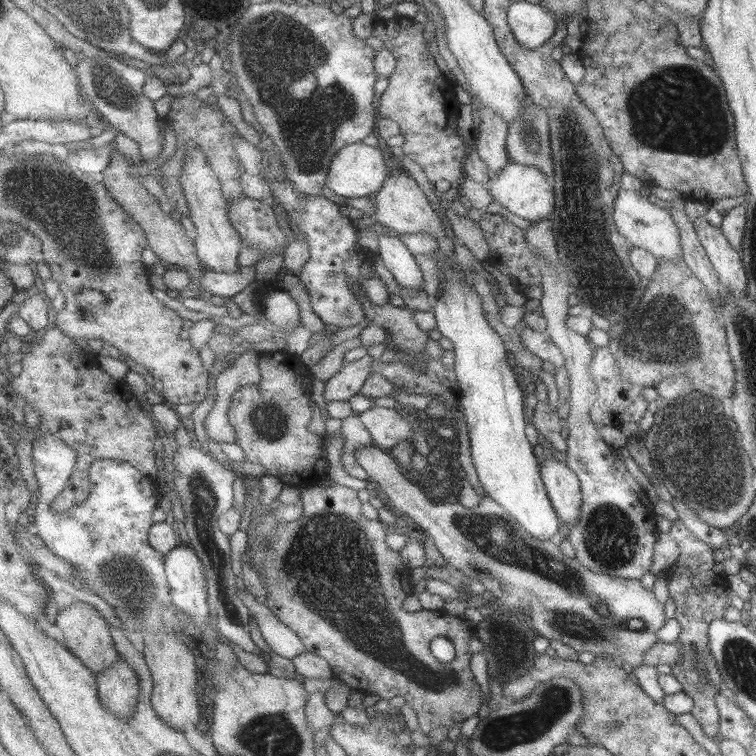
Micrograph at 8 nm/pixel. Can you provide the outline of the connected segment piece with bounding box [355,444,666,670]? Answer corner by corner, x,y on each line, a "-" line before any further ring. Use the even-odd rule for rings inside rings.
375,444
373,446
364,446
363,448
358,448
358,450
355,452
355,458
360,466
368,473
368,478
371,478
373,481
375,481
376,487
380,491
382,497
386,500
387,505
389,505
399,516
409,520
409,526
416,527
425,534
428,534
428,536
430,536
435,542
436,548
440,551
440,554
443,556
444,560
449,566
454,566
464,573
469,578
470,582
478,581
483,583
487,593
491,593
497,598
498,608
506,610
512,609
514,611
522,612
522,608
525,608
525,606
530,606
529,610
531,610
531,622
533,623
534,627
539,629
541,636
546,637
549,640
559,640
559,642
570,646
577,652
591,652
591,654
594,654
597,657
613,658
615,656
619,656
623,660
624,667
626,667
628,670
642,664
642,654
651,645
653,645
655,641
657,641
655,632
657,632
657,630
659,630
659,628
665,624
666,619
664,616
664,606
657,602
657,599
655,599
655,595
653,595
652,591
647,591
641,587
639,579
629,580
591,572
591,569
585,568
582,564
579,564
578,560
563,555
558,547
558,539
549,539
544,541
543,539
533,536
530,532
527,532
527,529
523,528
522,524
519,524
517,519
488,493
485,498
483,498
483,504
479,504
479,506
476,506
475,508
467,508
460,503
438,504
436,499
427,496
427,494
423,492
423,488
421,488
421,486
417,486
417,484
413,484
413,482
409,480
404,468
399,464
399,461
397,461
397,459
390,454
389,451
379,448

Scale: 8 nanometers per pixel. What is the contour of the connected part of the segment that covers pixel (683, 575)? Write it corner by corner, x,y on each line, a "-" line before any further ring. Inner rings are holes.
678,518
671,520
667,532
679,550
673,566
667,571
667,592
668,598
675,605
674,618
680,627
675,642
679,656
668,665
671,675
684,684
685,691
690,691
693,701
690,713
693,718
702,726
702,731
708,737
715,738
718,733
719,715
714,696
723,685
723,679
710,651
708,627
713,620
724,619
725,608
730,606
728,581
724,574
713,572
713,548
696,539

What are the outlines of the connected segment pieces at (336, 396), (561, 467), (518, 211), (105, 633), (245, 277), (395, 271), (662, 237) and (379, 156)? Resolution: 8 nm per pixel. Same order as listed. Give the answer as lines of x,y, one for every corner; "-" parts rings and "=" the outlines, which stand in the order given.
363,356
361,360
350,365
349,370
340,371
336,376
333,376
325,384
325,407
329,406
329,402
350,401
353,395
357,395
371,376
368,373
371,362
371,357
=
557,454
545,457
541,466
554,511
558,519
570,528
578,522
582,508
581,482
=
515,161
507,163
498,173
491,174
489,189
494,200
511,213
530,221
545,221
554,206
553,184
549,184
547,175
536,166
527,166
=
75,601
67,610
56,617
56,625
66,639
66,646
75,656
78,656
97,676
108,670
120,659
120,652
115,646
111,626
99,614
99,609
83,601
=
255,265
242,266
237,272
219,272
208,269
201,285
217,296
232,297
239,294
249,284
256,284
257,270
=
396,233
379,235
379,254
386,268
393,274
400,288
424,290
425,279
415,254
=
619,189
616,192
613,206
613,219
618,233
626,238
632,247
639,247
650,252
657,259
674,261
682,260
678,245
678,228
668,211
653,199
641,196
637,191
=
363,142
349,144
332,160
326,186
345,198
361,198
362,196
373,198
386,183
388,172
385,154
379,148
363,144

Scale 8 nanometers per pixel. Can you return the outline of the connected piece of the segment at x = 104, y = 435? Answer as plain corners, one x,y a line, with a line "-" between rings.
54,327
46,331
41,342
31,350
23,350
17,357
22,363
22,373
11,379
9,388
15,397
21,396
27,404
40,416
40,432
44,436
55,435
72,446
77,453
78,460
71,476
70,484
63,494
55,497
52,508
54,512
65,512
87,502
91,494
91,482
89,482
89,468
99,459
126,460
135,465
143,475
156,478
160,472
158,453
155,453
155,440
161,435
160,427
156,420
152,420
143,411
138,396
125,380
115,380
107,372
101,370
97,355
86,348
81,349
74,340
63,332
62,328

